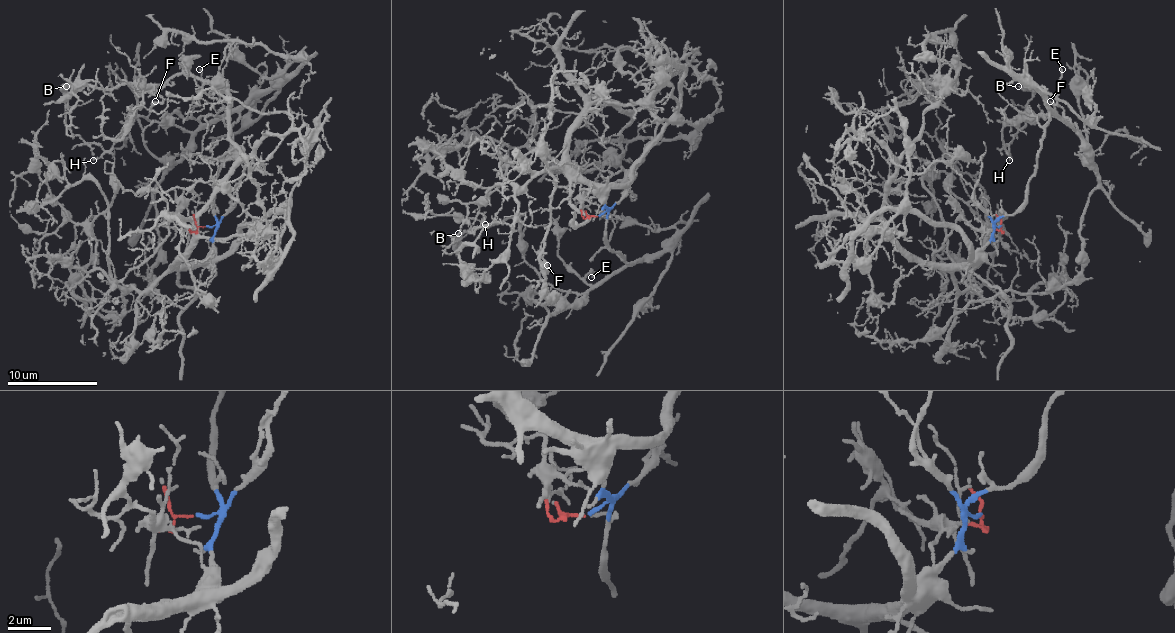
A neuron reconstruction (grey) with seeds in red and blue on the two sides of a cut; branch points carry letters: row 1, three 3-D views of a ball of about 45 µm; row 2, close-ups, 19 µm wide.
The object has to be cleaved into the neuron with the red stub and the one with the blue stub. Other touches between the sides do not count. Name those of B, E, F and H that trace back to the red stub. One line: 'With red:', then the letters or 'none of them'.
With red: none of them

